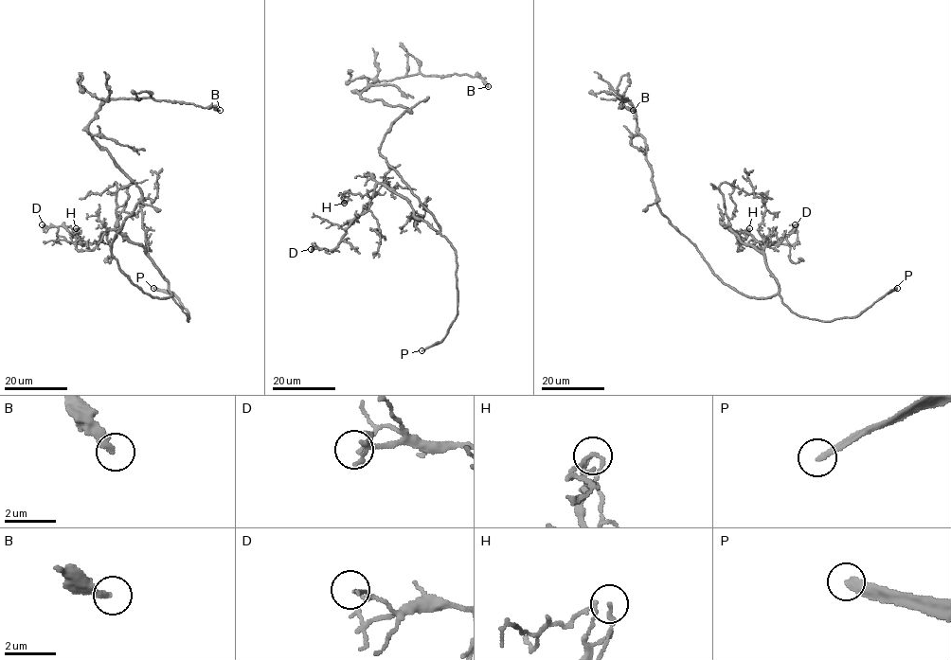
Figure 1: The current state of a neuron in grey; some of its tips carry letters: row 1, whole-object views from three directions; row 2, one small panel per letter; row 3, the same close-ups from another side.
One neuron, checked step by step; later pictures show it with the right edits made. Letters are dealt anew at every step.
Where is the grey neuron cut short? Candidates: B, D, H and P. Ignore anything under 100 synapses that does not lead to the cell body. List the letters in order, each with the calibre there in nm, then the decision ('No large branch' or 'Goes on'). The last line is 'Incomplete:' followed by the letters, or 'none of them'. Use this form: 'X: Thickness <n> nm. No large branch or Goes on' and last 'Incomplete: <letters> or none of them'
B: Thickness 300 nm. No large branch
D: Thickness 110 nm. No large branch
H: Thickness 140 nm. No large branch
P: Thickness 300 nm. Goes on
Incomplete: P

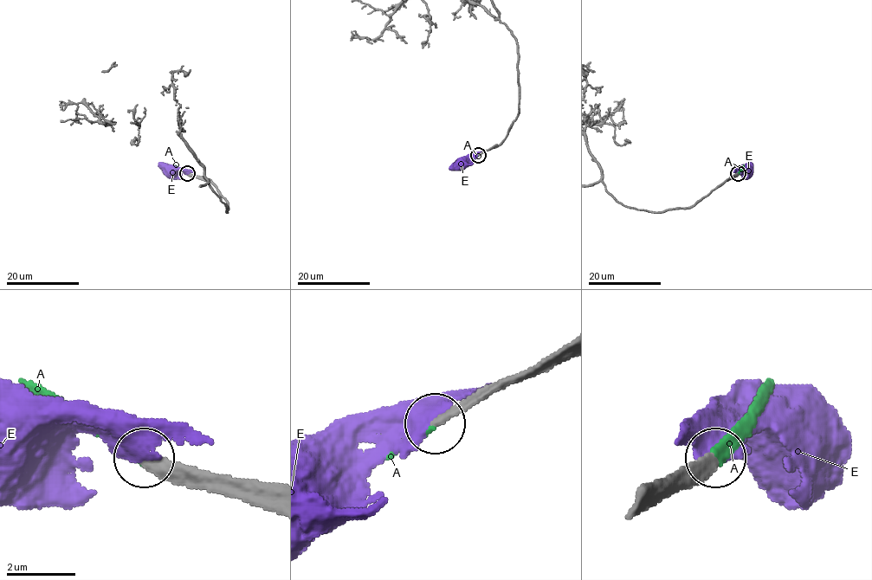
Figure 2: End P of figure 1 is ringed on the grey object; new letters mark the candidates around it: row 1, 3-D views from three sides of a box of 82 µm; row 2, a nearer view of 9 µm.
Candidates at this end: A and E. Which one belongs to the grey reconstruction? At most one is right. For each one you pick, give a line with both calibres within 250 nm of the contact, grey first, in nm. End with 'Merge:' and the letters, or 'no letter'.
A: calibres 320 and 260 nm
Merge: A

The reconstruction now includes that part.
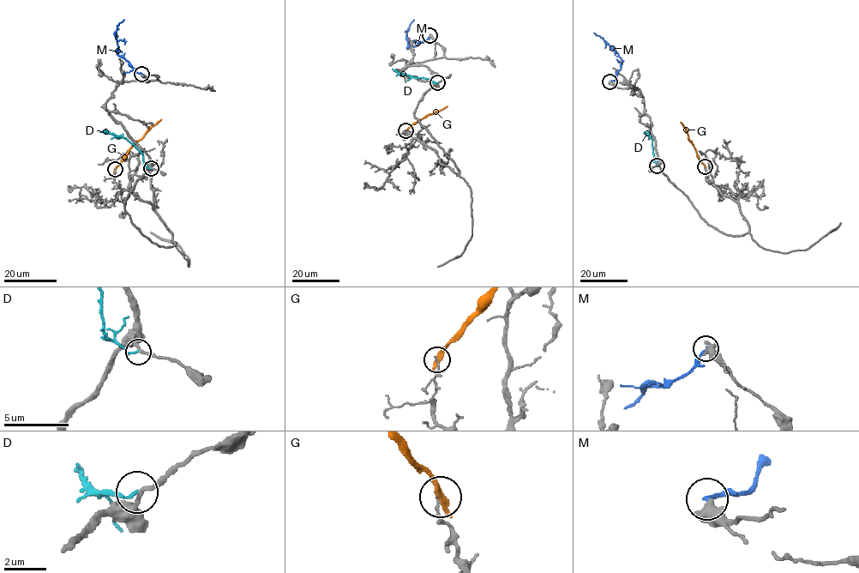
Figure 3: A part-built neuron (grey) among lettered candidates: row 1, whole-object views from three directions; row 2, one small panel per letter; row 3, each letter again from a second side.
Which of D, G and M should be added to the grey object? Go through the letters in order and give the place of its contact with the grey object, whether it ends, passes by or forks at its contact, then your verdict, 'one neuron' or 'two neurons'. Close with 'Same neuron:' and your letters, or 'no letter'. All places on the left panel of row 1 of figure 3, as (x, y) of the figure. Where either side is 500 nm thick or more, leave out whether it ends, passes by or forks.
D: (151, 168) | it ends | two neurons
G: (115, 169) | it ends | two neurons
M: (141, 74) | two neurons
Same neuron: no letter

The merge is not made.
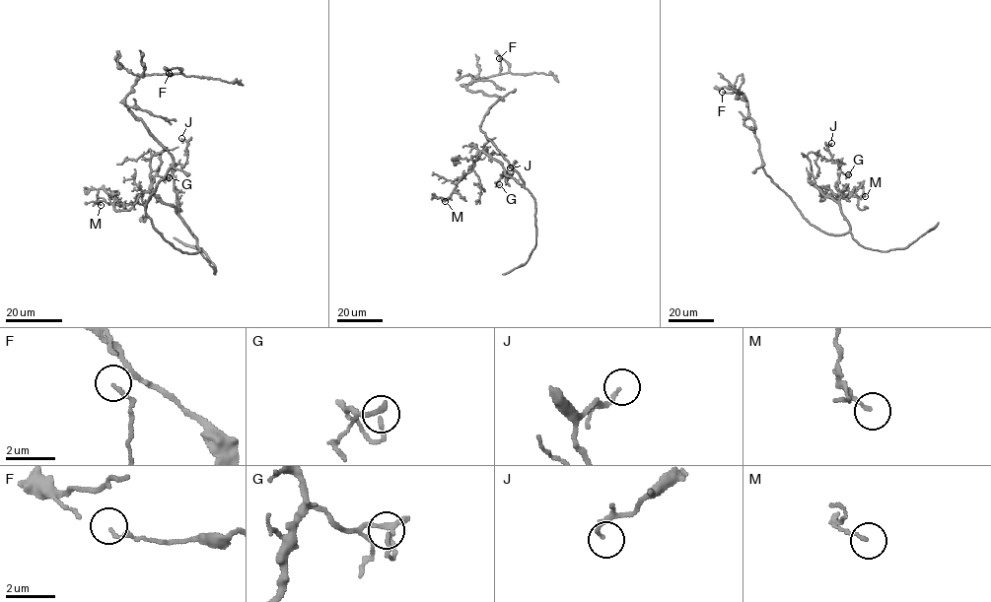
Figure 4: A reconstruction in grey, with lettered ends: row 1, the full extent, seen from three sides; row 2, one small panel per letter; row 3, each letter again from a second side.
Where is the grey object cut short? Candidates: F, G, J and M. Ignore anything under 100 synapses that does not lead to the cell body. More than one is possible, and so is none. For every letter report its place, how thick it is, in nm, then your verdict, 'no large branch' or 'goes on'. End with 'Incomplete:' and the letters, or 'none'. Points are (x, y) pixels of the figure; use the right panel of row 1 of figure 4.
F: (722, 92) | 80 nm | no large branch
G: (848, 174) | 120 nm | no large branch
J: (831, 143) | 140 nm | no large branch
M: (865, 196) | 120 nm | no large branch
Incomplete: none

